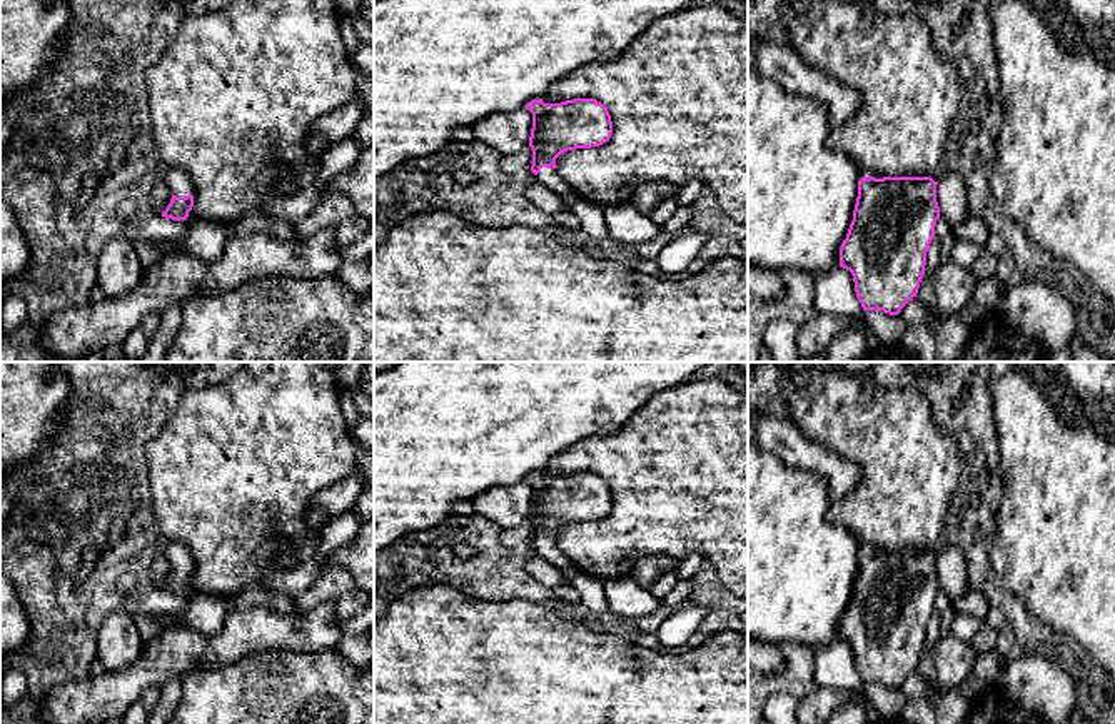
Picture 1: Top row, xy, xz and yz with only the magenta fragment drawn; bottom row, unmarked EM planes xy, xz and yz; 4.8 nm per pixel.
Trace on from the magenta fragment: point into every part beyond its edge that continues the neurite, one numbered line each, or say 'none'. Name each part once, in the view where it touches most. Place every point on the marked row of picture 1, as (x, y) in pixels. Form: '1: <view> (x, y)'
1: xz (549, 177)

